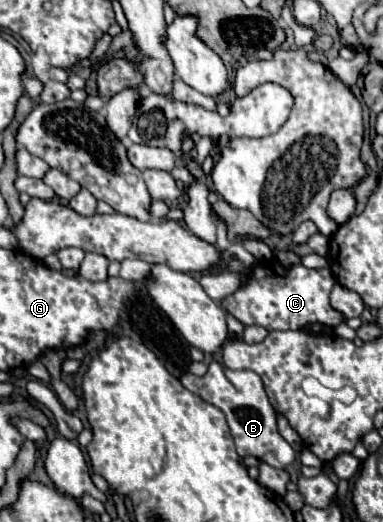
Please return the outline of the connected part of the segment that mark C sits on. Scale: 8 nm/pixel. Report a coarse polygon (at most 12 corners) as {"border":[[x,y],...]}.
{"border":[[329,268],[251,276],[221,306],[245,326],[337,326]]}

